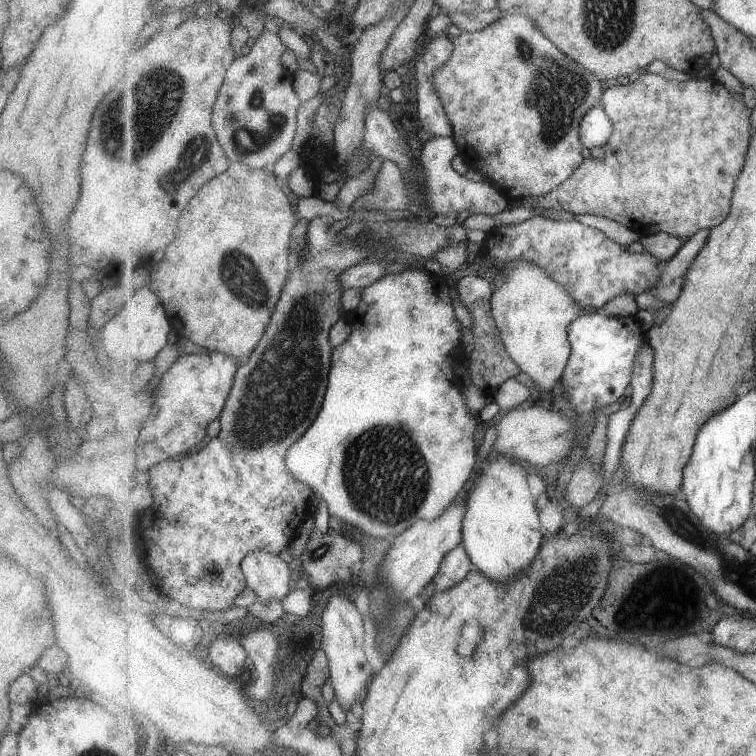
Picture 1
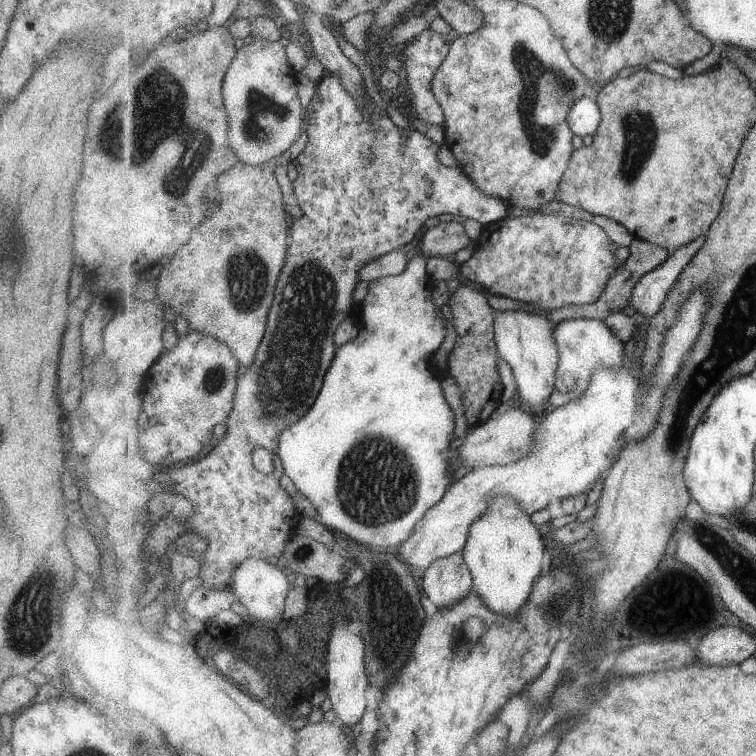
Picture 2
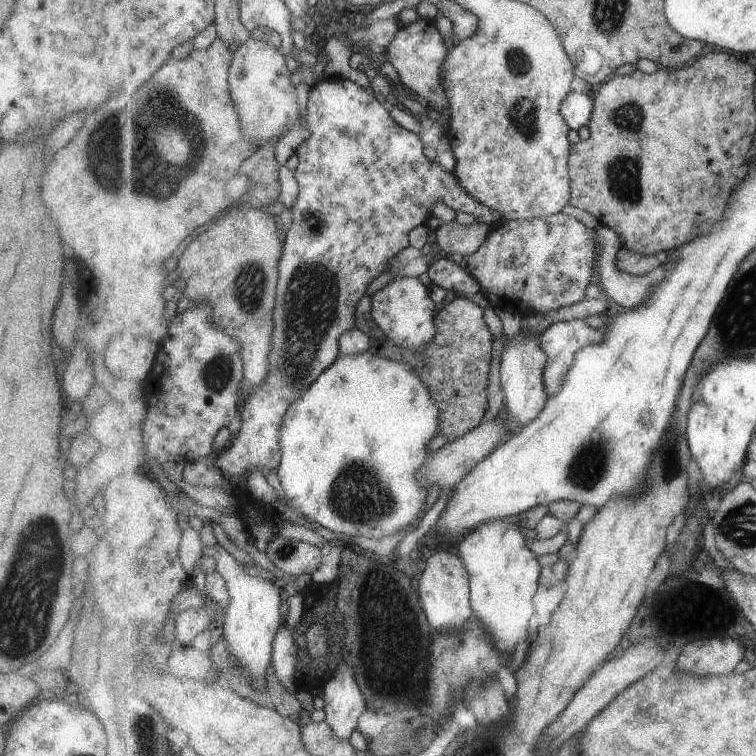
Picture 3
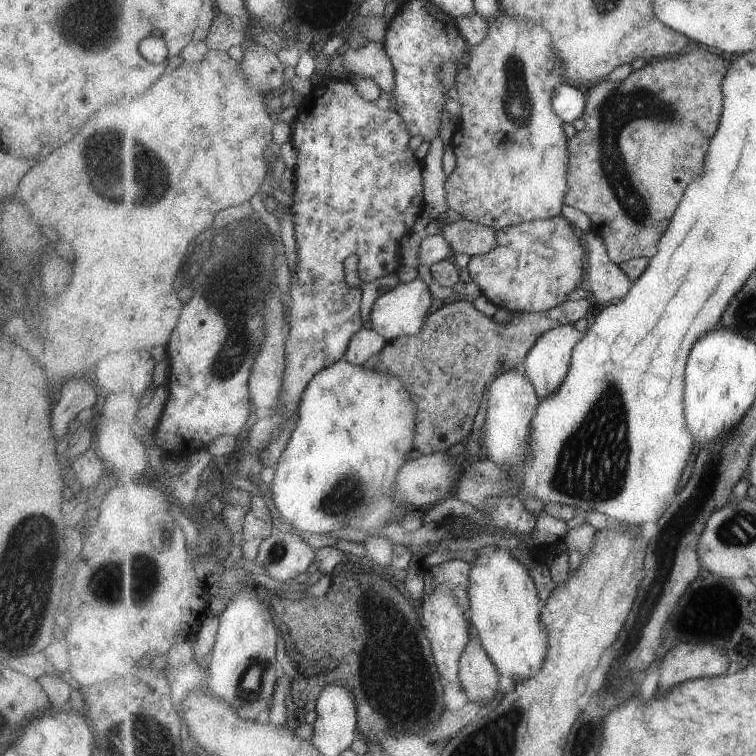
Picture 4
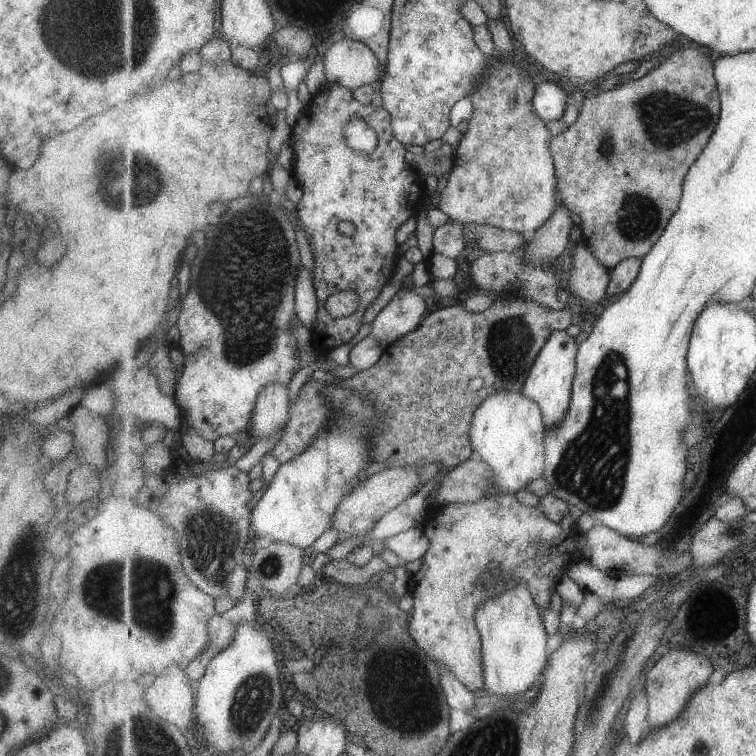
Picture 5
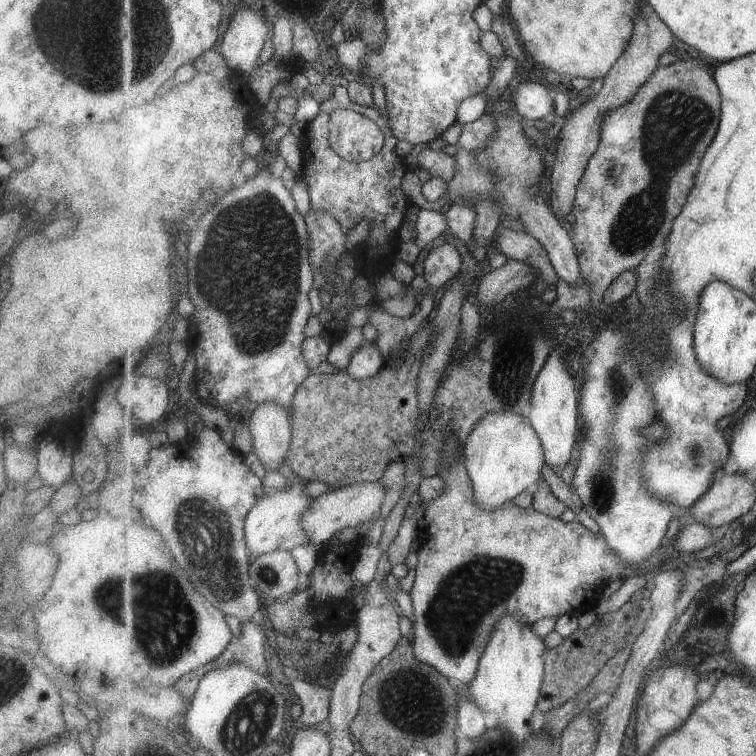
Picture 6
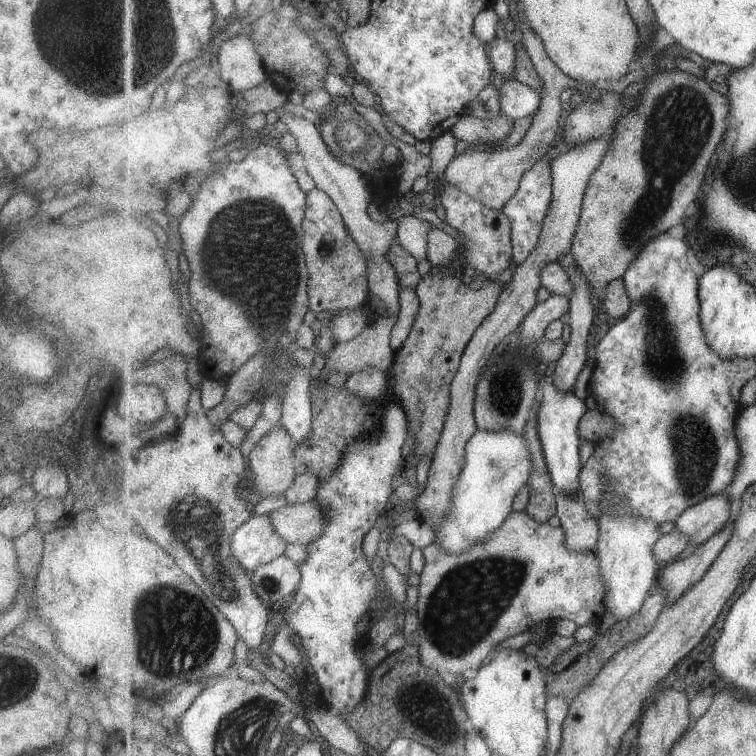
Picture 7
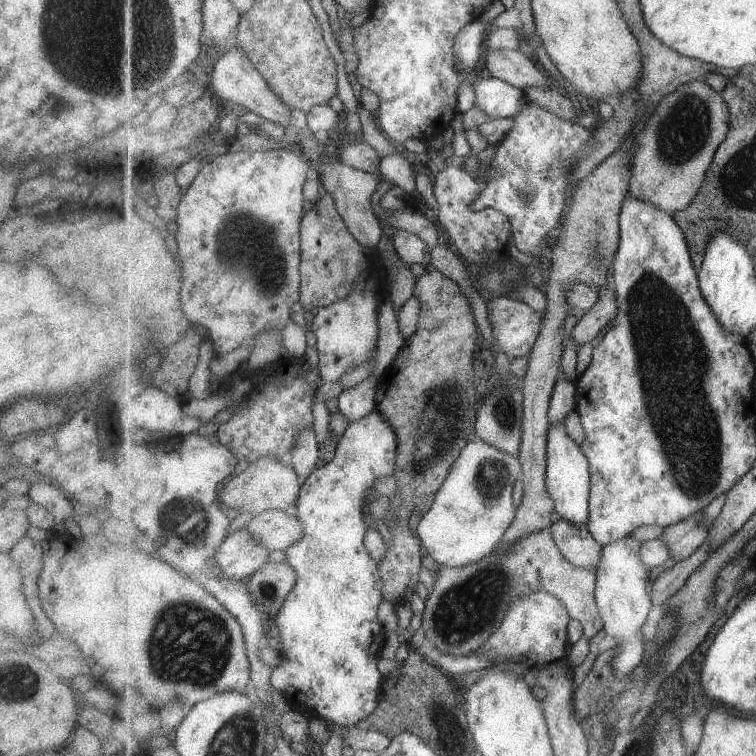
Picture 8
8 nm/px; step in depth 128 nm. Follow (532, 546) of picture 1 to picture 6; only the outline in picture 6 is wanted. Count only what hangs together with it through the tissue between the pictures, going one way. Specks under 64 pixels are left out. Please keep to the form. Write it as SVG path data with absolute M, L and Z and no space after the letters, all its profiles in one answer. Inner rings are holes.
M509 614L497 622L493 638L481 658L477 678L466 687L469 696L485 714L487 728L507 730L519 744L525 744L527 738L535 732L539 717L537 704L546 676L547 652L543 640L534 631L532 624L527 624L526 618Z

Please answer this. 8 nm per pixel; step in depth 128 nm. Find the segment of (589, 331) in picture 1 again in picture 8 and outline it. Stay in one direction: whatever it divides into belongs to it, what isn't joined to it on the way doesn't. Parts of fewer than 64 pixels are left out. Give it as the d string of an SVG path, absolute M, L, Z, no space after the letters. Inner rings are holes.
M551 424L549 428L547 488L551 500L555 502L555 512L565 520L571 520L573 526L590 526L591 509L591 469L586 453L581 446L567 434L565 424Z

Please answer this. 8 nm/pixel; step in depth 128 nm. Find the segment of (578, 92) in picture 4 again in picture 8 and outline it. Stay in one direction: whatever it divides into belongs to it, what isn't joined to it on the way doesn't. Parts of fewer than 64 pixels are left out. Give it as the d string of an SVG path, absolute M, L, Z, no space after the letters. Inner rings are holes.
M493 76L477 80L473 88L475 105L493 119L517 116L528 101L521 88Z

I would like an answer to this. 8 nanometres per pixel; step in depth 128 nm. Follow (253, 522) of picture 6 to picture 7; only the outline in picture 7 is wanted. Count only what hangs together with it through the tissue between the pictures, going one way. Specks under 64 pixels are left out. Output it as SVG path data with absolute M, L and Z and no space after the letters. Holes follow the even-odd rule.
M271 514L253 515L232 539L232 548L240 564L253 573L285 554L289 542L275 530Z

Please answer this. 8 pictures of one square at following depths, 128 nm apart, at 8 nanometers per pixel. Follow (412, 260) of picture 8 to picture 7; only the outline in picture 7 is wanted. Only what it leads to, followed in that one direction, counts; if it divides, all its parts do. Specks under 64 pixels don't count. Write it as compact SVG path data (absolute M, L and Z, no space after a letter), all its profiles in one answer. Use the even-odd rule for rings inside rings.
M403 216L400 224L400 234L396 241L417 261L428 259L429 232L435 230L431 222L419 220L417 216Z

